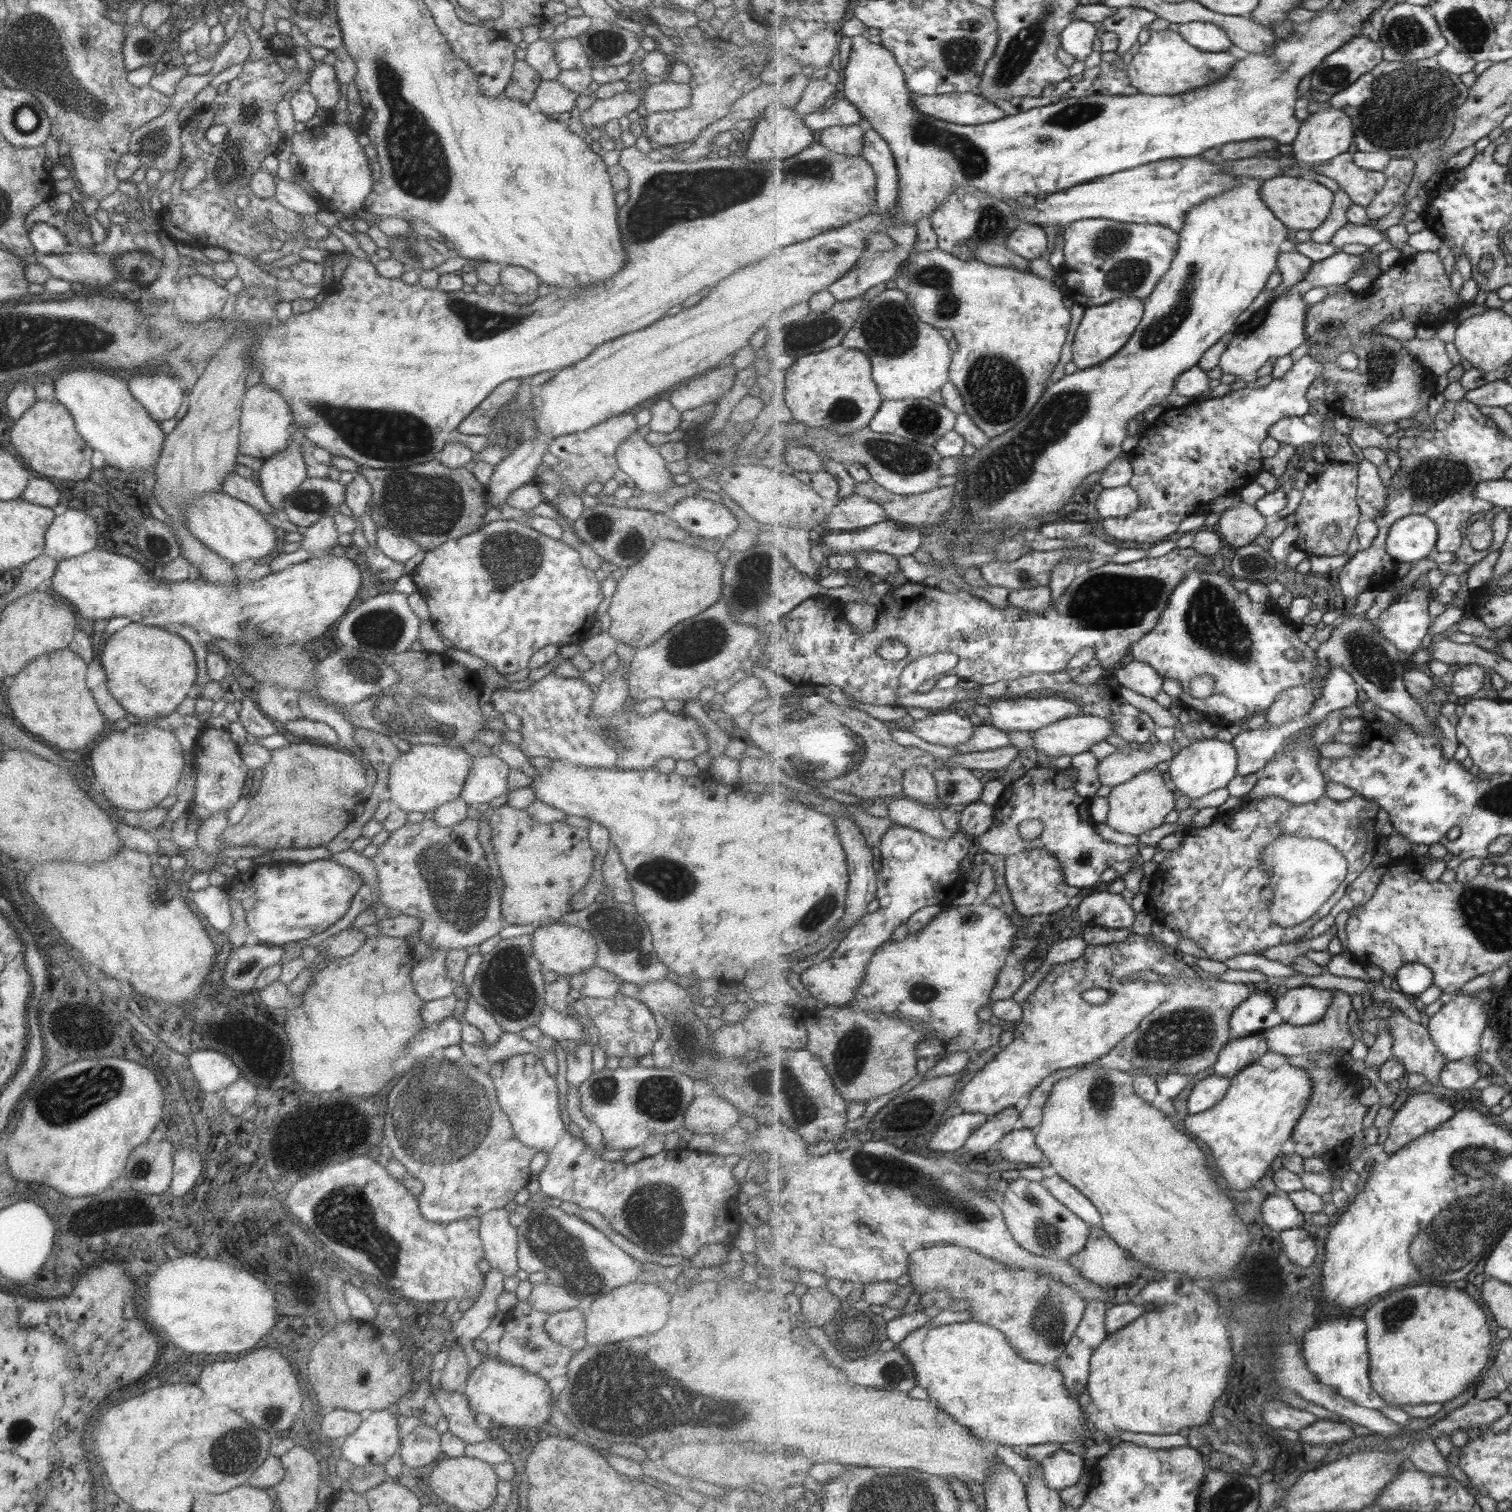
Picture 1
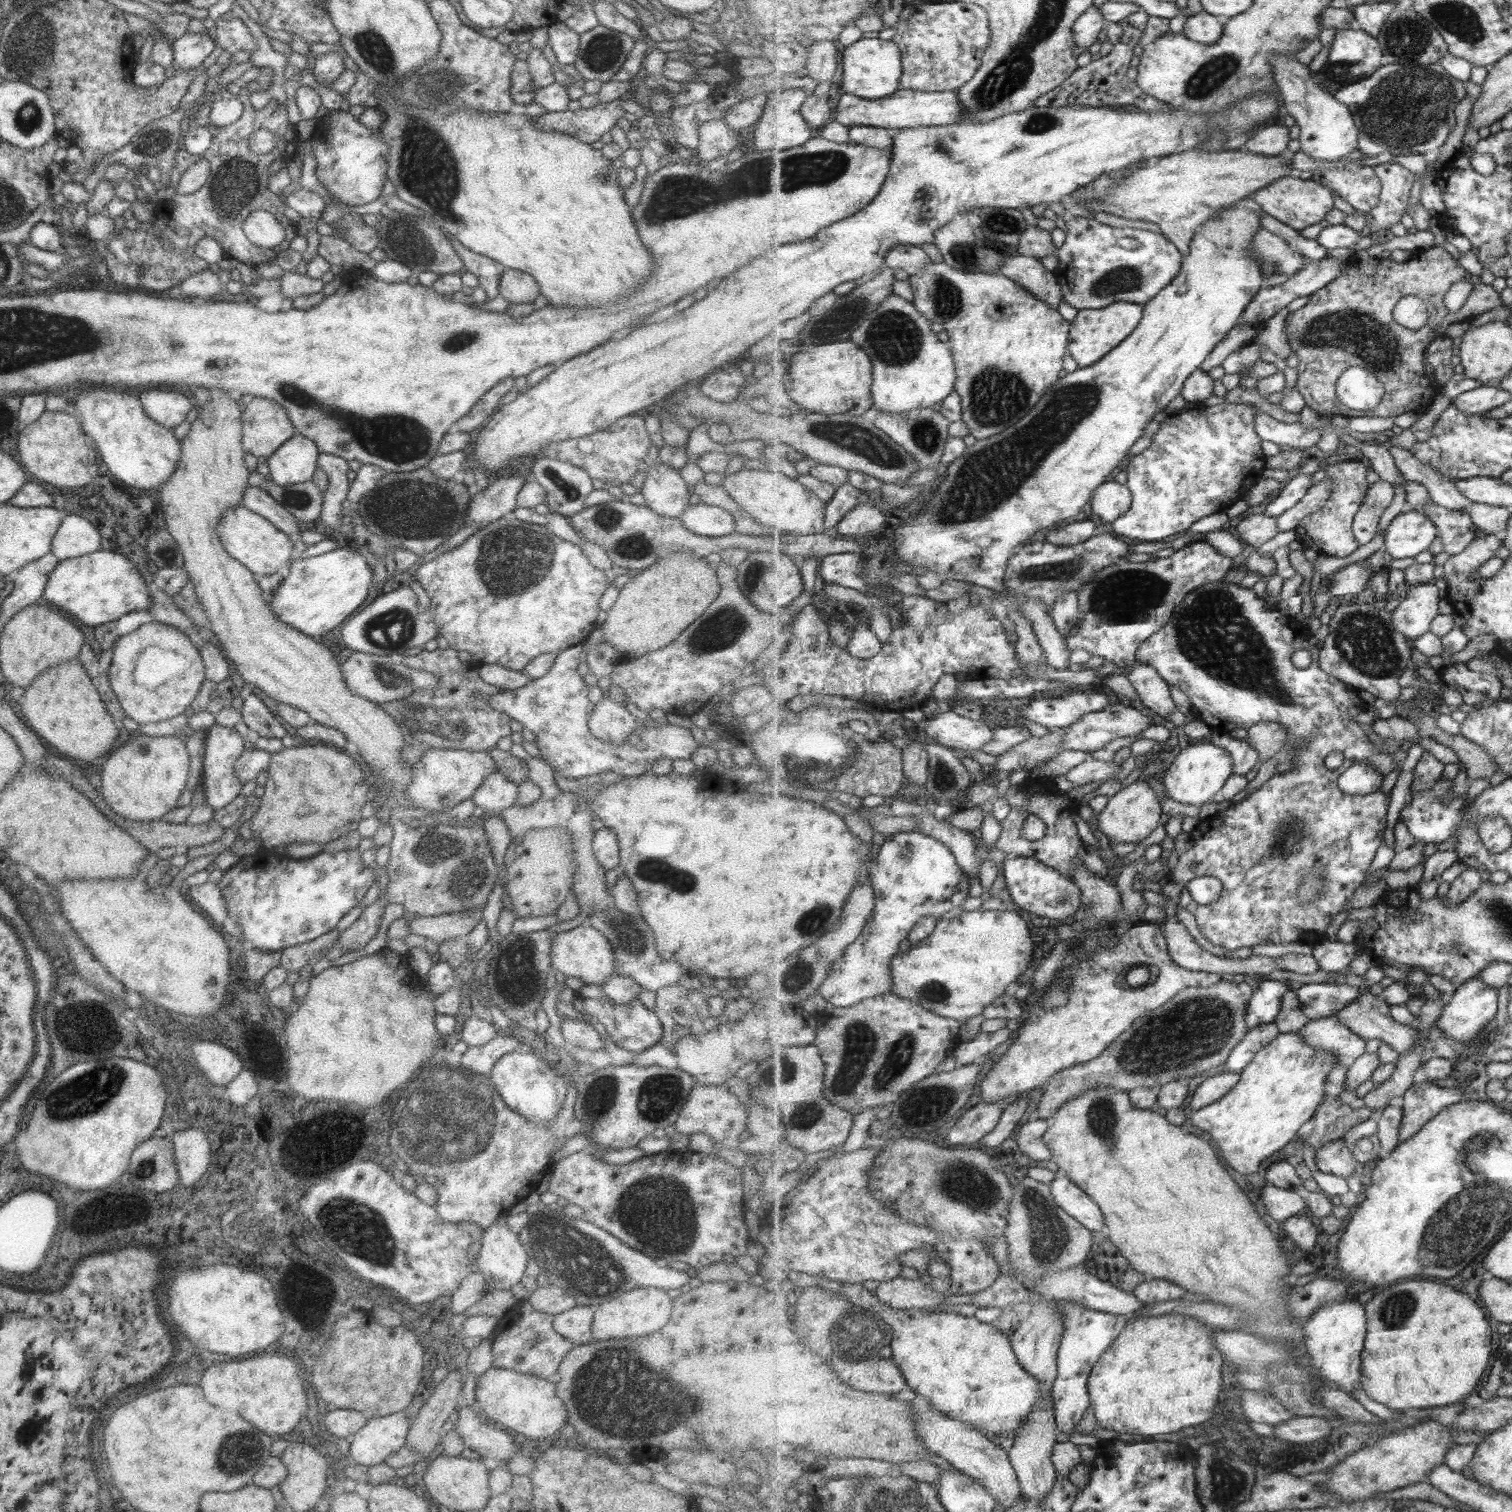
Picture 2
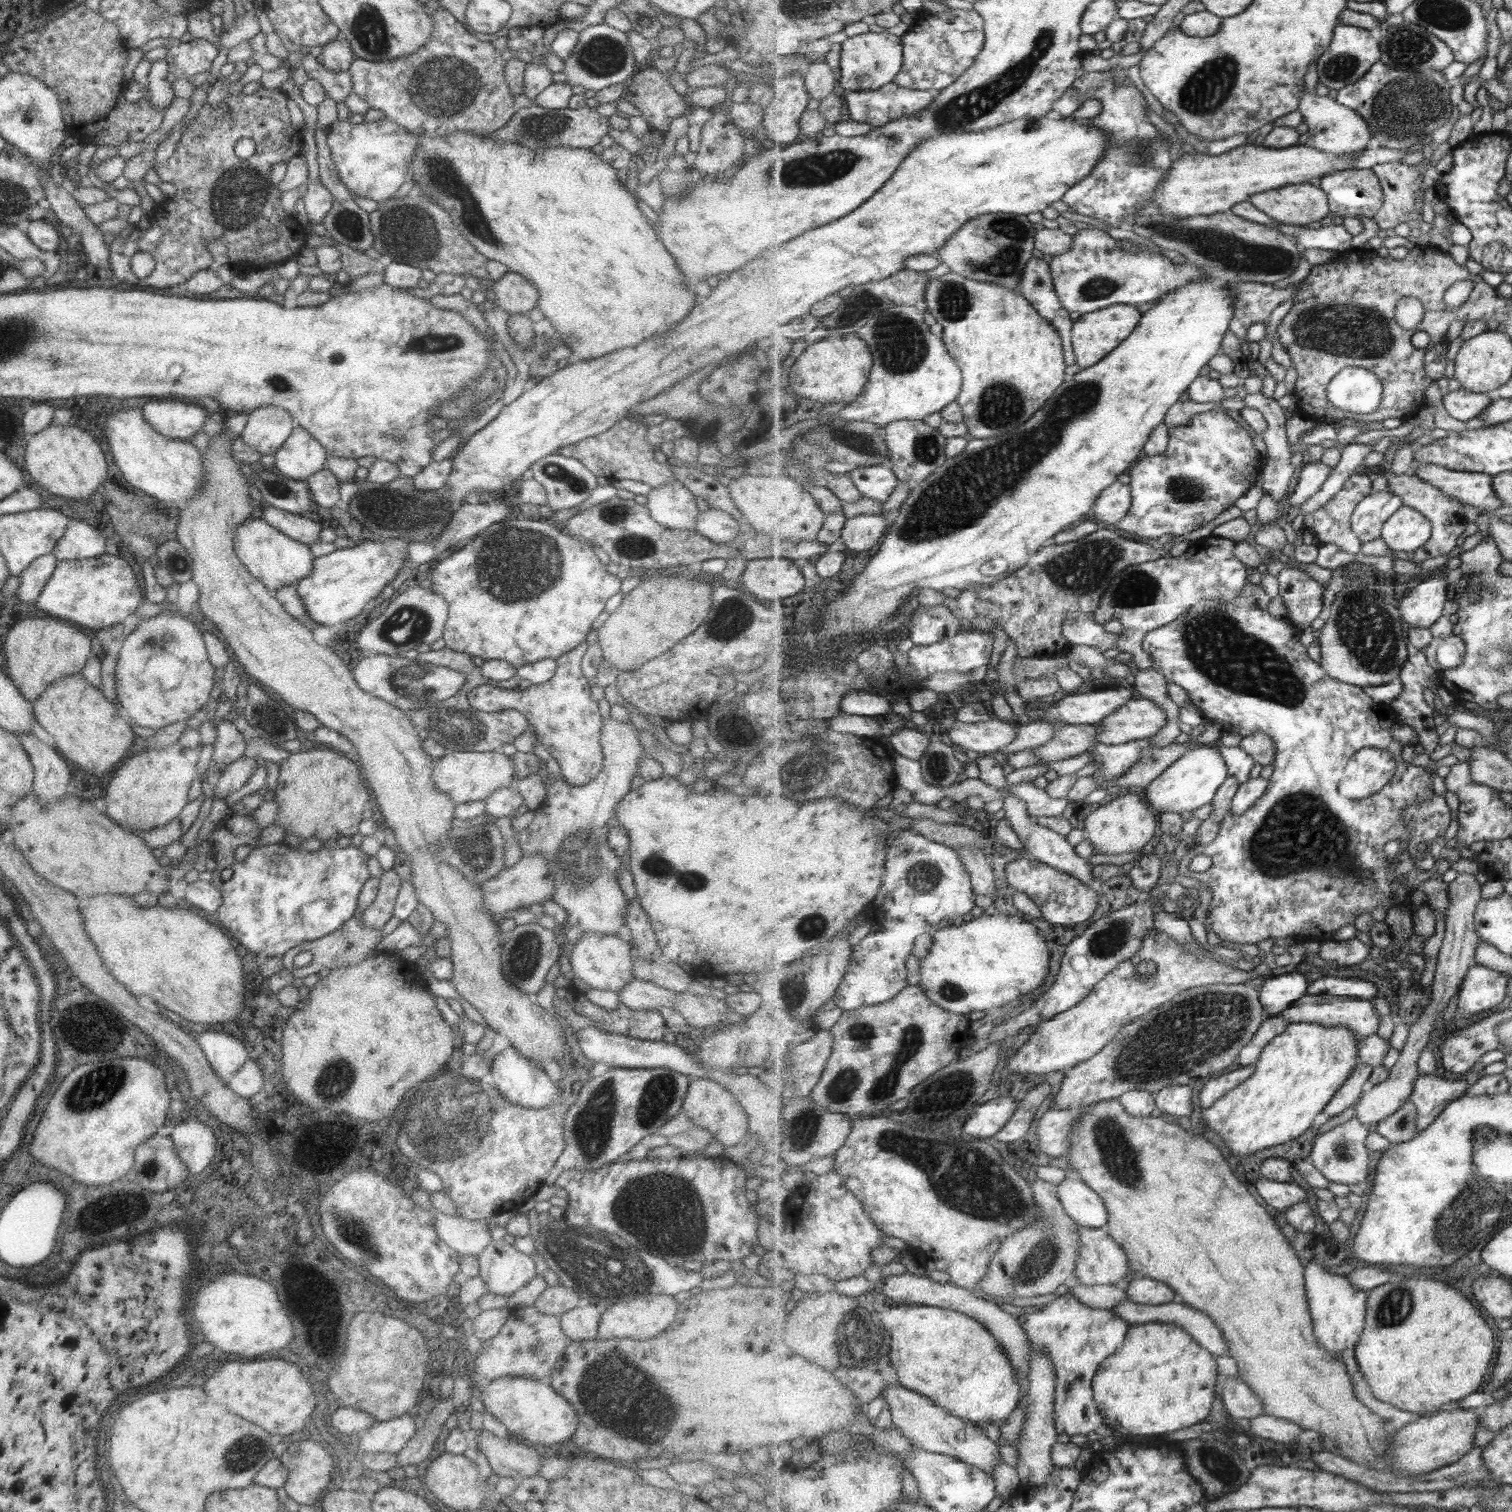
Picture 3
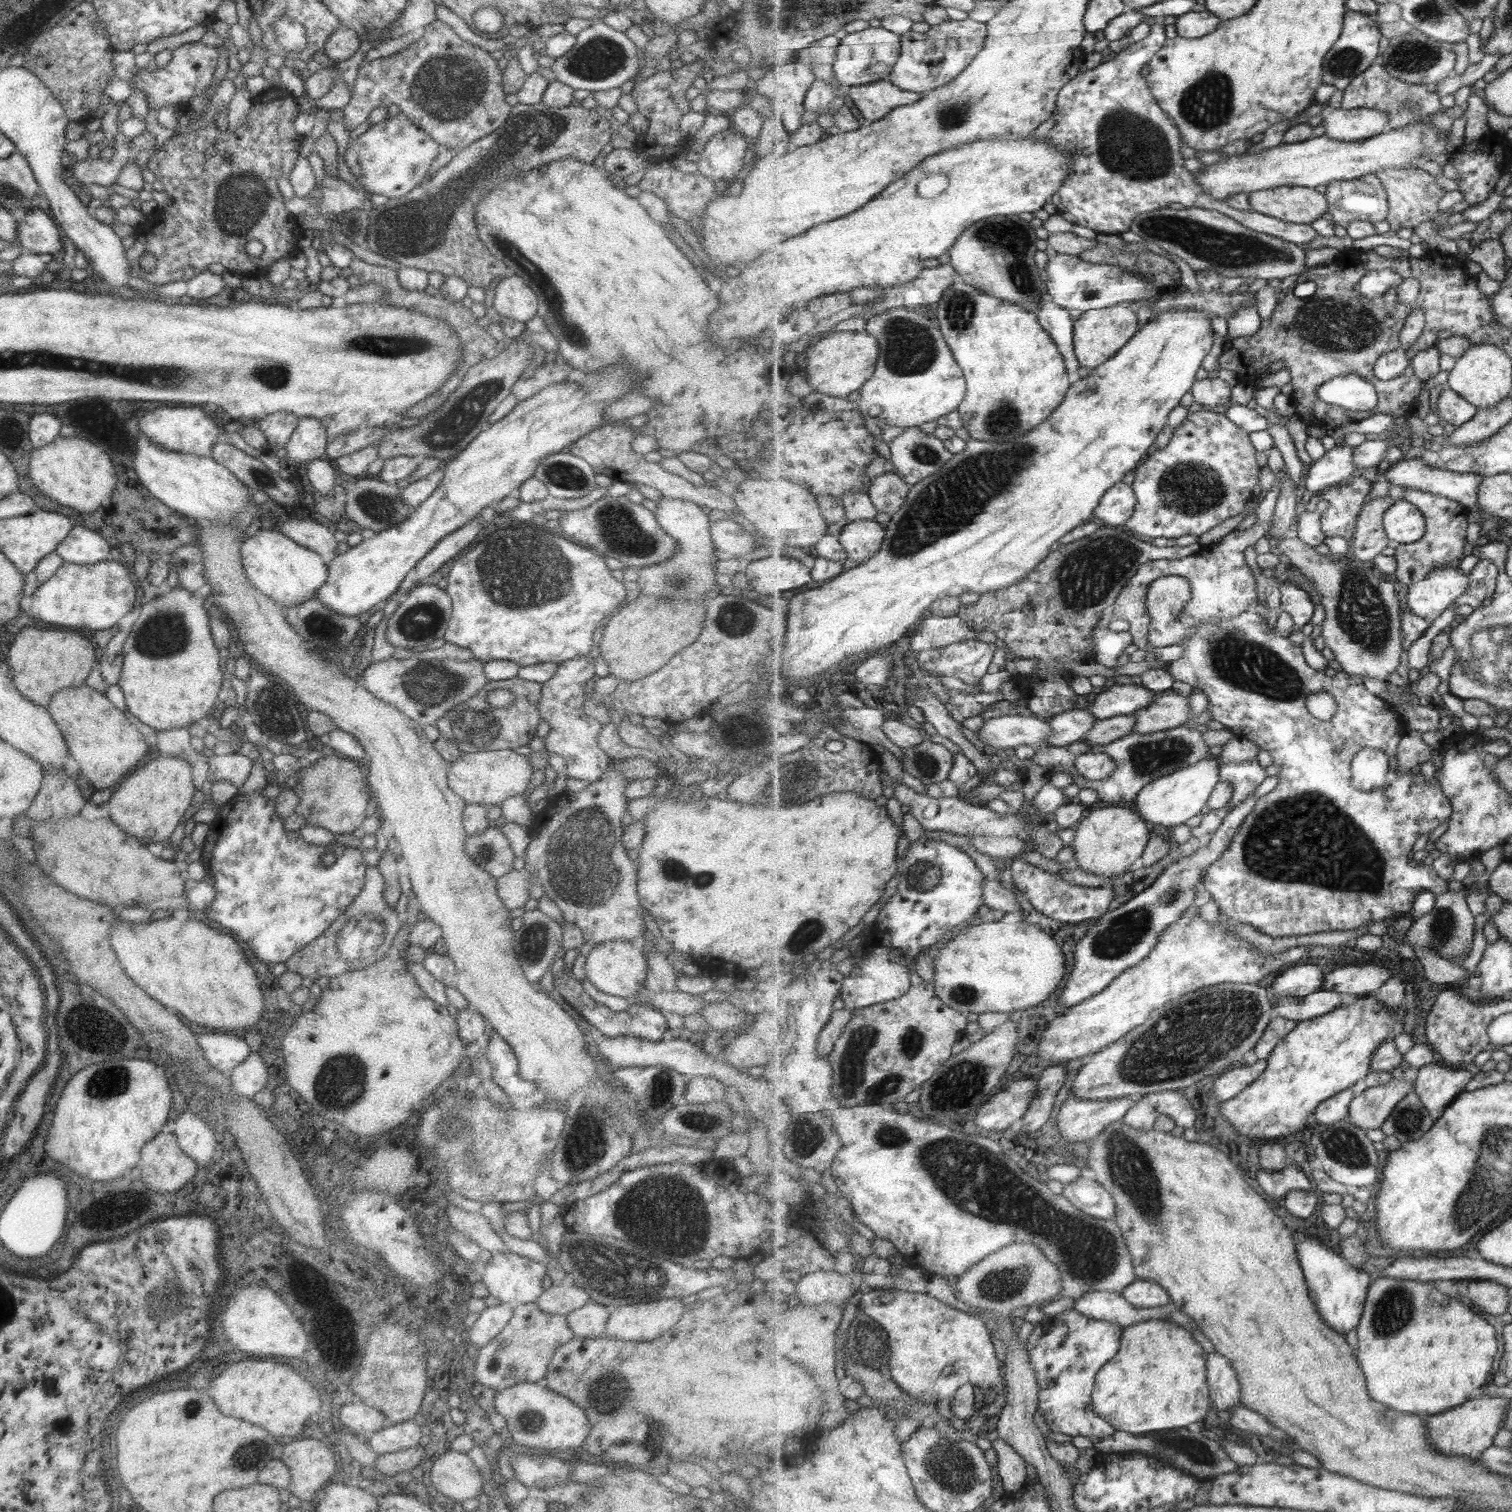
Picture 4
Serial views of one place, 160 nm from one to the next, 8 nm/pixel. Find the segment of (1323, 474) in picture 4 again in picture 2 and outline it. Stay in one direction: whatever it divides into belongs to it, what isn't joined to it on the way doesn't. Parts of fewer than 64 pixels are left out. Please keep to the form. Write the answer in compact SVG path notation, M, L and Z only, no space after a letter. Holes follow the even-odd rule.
M1299 474L1279 492L1279 494L1270 501L1265 507L1267 516L1277 517L1293 508L1301 502L1301 499L1307 495L1307 492L1312 488L1313 478Z

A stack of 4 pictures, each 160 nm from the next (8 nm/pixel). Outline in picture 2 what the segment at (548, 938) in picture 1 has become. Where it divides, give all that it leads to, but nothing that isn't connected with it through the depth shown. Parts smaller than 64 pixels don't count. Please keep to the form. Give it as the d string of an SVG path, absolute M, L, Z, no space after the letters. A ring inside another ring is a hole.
M580 925L567 932L557 933L555 939L550 939L549 966L565 977L577 978L583 985L603 984L609 976L615 973L615 958L611 946L601 932L589 925Z

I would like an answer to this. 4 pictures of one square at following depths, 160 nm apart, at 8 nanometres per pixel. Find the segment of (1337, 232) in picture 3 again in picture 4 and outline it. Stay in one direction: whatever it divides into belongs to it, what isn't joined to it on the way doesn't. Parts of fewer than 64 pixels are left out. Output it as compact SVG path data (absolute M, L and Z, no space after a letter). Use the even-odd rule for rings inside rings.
M1155 23L1152 25L1151 34L1143 40L1128 46L1113 60L1078 75L1060 90L1057 108L1052 116L1055 124L1051 129L1050 142L1058 148L1067 150L1072 148L1076 154L1073 157L1068 178L1050 200L1057 212L1075 225L1091 228L1097 234L1120 235L1122 232L1131 230L1134 220L1141 213L1166 208L1173 203L1181 203L1186 208L1198 207L1221 212L1255 232L1263 232L1302 247L1314 241L1319 235L1309 224L1285 222L1253 210L1237 210L1226 201L1215 200L1215 197L1202 187L1198 178L1185 168L1185 158L1181 152L1180 128L1160 105L1152 93L1148 80L1141 76L1141 70L1153 61L1166 42L1165 23Z

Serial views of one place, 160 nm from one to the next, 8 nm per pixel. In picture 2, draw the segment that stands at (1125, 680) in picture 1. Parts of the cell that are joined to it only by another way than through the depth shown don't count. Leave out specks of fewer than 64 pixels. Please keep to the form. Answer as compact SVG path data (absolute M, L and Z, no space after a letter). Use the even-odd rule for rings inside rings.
M1139 662L1127 675L1138 694L1140 706L1166 723L1171 712L1177 710L1171 698L1171 686L1152 666Z

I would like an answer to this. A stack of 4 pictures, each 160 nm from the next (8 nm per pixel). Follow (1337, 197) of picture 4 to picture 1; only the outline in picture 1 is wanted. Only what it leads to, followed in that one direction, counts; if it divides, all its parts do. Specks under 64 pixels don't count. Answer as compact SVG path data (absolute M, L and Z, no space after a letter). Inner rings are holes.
M1353 150L1336 156L1327 164L1316 167L1307 166L1317 174L1323 174L1335 180L1354 204L1367 207L1373 203L1377 194L1385 188L1388 176L1385 171L1366 170L1353 162Z

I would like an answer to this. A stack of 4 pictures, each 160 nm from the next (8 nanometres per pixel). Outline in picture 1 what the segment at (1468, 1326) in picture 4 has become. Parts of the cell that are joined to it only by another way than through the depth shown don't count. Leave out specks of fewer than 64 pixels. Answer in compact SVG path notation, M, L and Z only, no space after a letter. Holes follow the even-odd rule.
M1411 1286L1393 1292L1391 1296L1379 1300L1365 1314L1368 1324L1368 1347L1370 1352L1370 1373L1373 1389L1385 1398L1389 1405L1447 1403L1480 1382L1483 1370L1491 1358L1493 1332L1487 1328L1487 1312L1483 1306L1467 1292L1443 1286Z

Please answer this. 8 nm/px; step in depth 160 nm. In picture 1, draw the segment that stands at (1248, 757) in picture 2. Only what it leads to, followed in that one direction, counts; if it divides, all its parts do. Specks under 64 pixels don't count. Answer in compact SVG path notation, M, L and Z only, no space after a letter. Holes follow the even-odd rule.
M1305 715L1299 717L1297 720L1290 720L1283 724L1268 724L1267 721L1257 729L1241 730L1231 741L1236 745L1238 752L1238 774L1249 776L1256 773L1263 773L1265 766L1276 757L1292 736L1302 732L1310 724L1312 724L1312 720Z

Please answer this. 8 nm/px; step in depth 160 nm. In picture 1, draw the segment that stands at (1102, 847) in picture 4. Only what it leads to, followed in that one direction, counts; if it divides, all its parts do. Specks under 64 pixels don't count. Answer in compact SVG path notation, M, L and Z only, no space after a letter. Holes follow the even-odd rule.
M1157 769L1143 771L1129 782L1111 788L1107 796L1110 800L1110 811L1106 823L1115 830L1133 836L1159 828L1166 823L1168 814L1176 810L1177 793L1170 784L1167 773L1161 773Z

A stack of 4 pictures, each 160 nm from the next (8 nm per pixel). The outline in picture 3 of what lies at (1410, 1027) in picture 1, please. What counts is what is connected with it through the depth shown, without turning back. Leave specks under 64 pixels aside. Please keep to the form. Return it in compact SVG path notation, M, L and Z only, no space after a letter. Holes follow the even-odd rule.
M1328 994L1305 995L1295 1004L1283 1012L1281 1016L1285 1017L1290 1023L1321 1024L1327 1028L1349 1028L1360 1038L1369 1038L1375 1036L1381 1028L1380 1013L1376 1011L1376 1005L1371 1000L1361 1000L1350 996L1333 996Z

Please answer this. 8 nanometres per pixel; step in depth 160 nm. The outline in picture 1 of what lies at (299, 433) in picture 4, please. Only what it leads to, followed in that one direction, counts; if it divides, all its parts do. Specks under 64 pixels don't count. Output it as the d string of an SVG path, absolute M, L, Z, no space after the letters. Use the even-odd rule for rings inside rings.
M291 445L279 453L263 460L258 479L254 479L261 489L266 503L272 508L273 514L282 510L282 500L299 487L305 474L305 463L299 450Z

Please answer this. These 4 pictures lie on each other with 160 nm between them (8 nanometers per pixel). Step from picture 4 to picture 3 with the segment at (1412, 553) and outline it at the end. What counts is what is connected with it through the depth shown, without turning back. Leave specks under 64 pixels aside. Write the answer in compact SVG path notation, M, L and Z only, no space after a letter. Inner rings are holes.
M1390 468L1384 472L1388 480L1388 489L1401 496L1405 505L1416 508L1432 521L1432 539L1423 548L1414 552L1412 560L1416 564L1421 564L1429 558L1437 558L1437 556L1448 555L1449 552L1453 552L1457 548L1459 536L1465 532L1466 522L1462 515L1462 506L1455 499L1441 492L1437 487L1425 483L1416 475L1411 476L1406 472L1400 476L1393 476L1390 473Z

